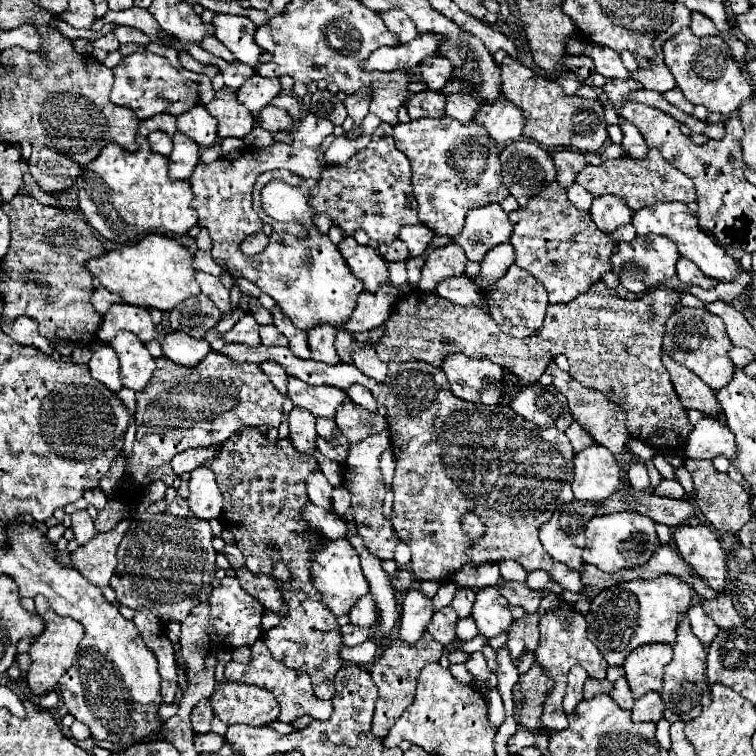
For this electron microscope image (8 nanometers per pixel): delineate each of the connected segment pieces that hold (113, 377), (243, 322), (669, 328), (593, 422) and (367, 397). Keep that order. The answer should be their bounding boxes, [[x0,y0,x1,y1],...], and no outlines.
[[87,343,121,393],[223,315,261,347],[663,307,735,391],[547,359,629,455],[347,385,387,417]]

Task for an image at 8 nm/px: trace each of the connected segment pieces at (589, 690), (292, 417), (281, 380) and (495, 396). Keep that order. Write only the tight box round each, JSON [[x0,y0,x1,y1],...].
[[583,679,613,699],[289,407,317,455],[261,361,289,395],[443,353,503,405]]

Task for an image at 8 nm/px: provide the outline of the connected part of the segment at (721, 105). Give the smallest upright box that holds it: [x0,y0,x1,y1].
[663,27,753,115]

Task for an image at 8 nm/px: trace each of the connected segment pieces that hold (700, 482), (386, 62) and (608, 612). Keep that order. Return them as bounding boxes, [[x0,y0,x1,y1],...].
[[685,459,751,533],[363,35,443,71],[585,575,691,665]]

